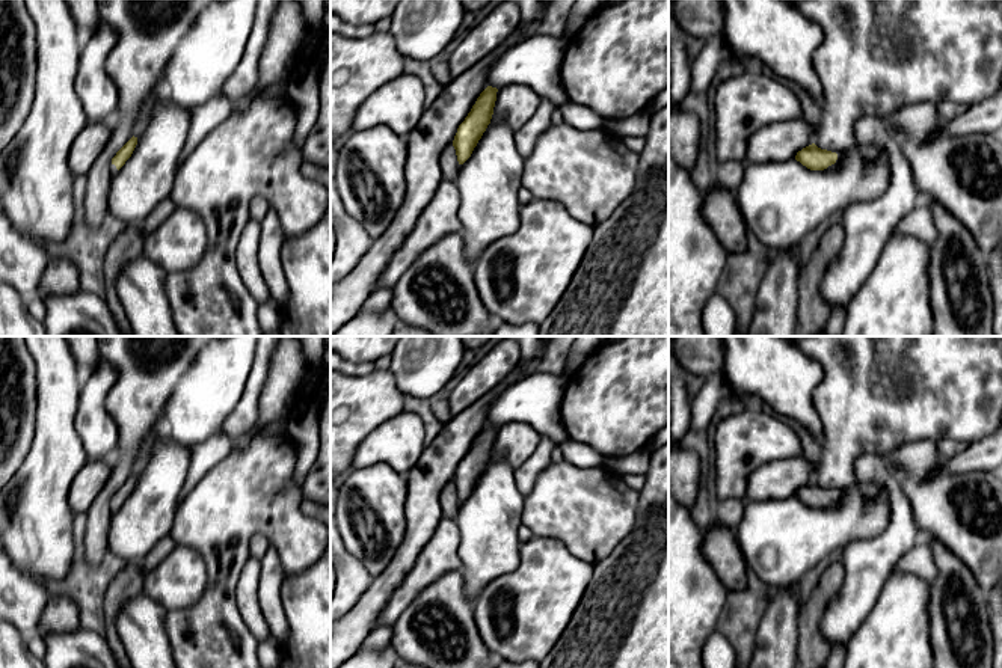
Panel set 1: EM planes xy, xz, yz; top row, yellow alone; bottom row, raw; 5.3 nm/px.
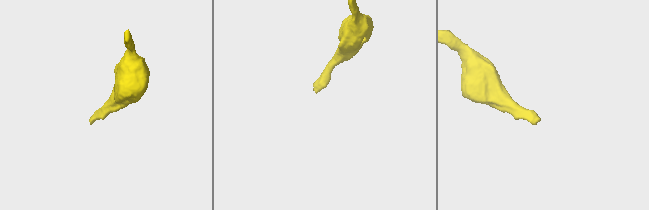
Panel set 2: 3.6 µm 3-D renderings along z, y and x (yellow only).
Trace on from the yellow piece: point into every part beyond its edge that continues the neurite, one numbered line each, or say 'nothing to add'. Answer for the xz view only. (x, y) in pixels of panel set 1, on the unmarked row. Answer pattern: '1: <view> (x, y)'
nothing to add

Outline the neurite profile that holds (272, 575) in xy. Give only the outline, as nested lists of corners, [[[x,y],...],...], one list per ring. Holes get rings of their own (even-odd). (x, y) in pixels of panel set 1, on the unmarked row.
[[[270,543],[260,571],[260,606],[270,633],[281,642],[288,636],[288,623],[281,602],[281,587],[285,573],[276,547]]]

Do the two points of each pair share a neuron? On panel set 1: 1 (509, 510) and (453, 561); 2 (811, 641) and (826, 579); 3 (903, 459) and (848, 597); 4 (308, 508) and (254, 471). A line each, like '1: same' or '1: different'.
1: different
2: same
3: different
4: different

